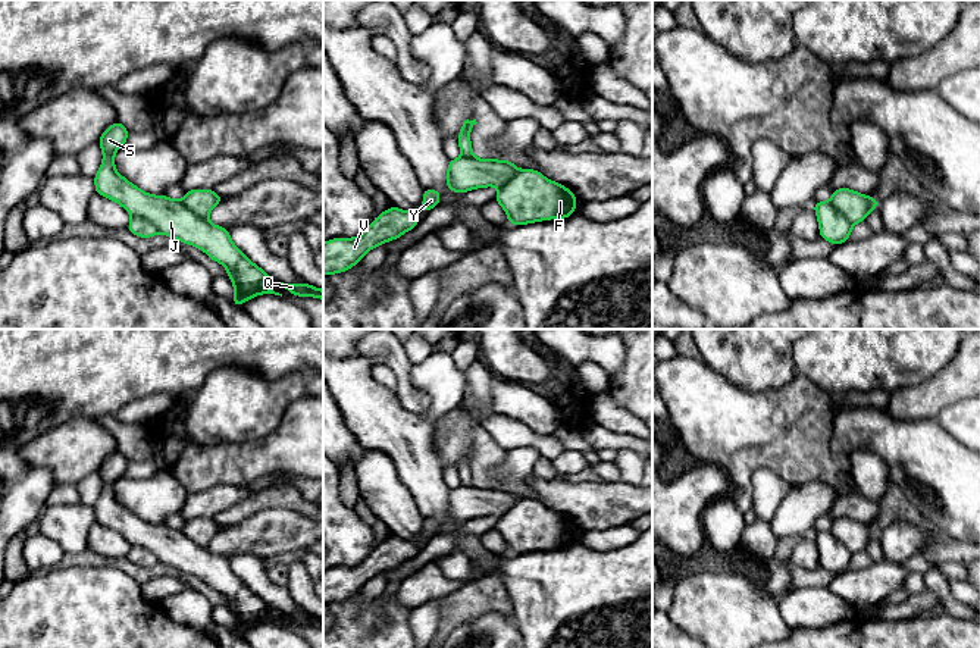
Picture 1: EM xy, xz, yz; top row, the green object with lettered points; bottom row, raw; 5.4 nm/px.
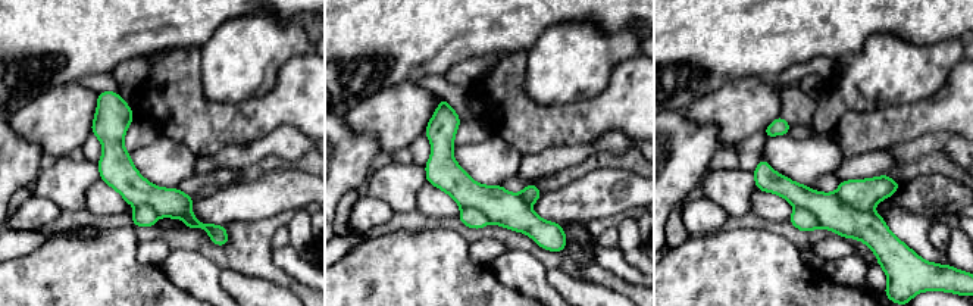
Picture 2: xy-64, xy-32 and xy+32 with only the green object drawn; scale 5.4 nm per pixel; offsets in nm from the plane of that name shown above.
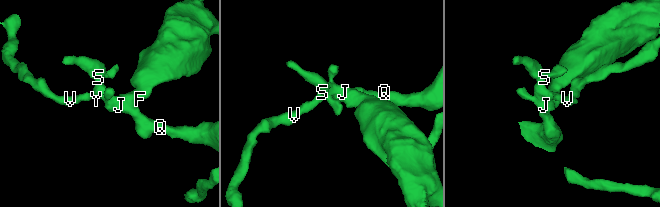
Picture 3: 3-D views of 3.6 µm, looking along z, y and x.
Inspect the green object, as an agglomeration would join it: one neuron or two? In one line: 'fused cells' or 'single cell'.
fused cells

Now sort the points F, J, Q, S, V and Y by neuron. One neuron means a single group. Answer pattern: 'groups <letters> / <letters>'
groups F / J Q S V Y

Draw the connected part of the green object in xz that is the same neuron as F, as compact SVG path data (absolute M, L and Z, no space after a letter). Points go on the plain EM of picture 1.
M522 498L500 517L495 530L505 539L508 554L564 548L576 541L576 525L539 500Z

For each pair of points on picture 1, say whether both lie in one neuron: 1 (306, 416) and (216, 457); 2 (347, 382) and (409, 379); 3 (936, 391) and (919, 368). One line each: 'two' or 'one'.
1: one
2: two
3: two

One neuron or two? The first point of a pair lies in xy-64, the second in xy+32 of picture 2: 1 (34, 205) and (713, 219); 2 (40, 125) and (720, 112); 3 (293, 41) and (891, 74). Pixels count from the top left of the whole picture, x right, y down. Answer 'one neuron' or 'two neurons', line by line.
1: one neuron
2: one neuron
3: one neuron

